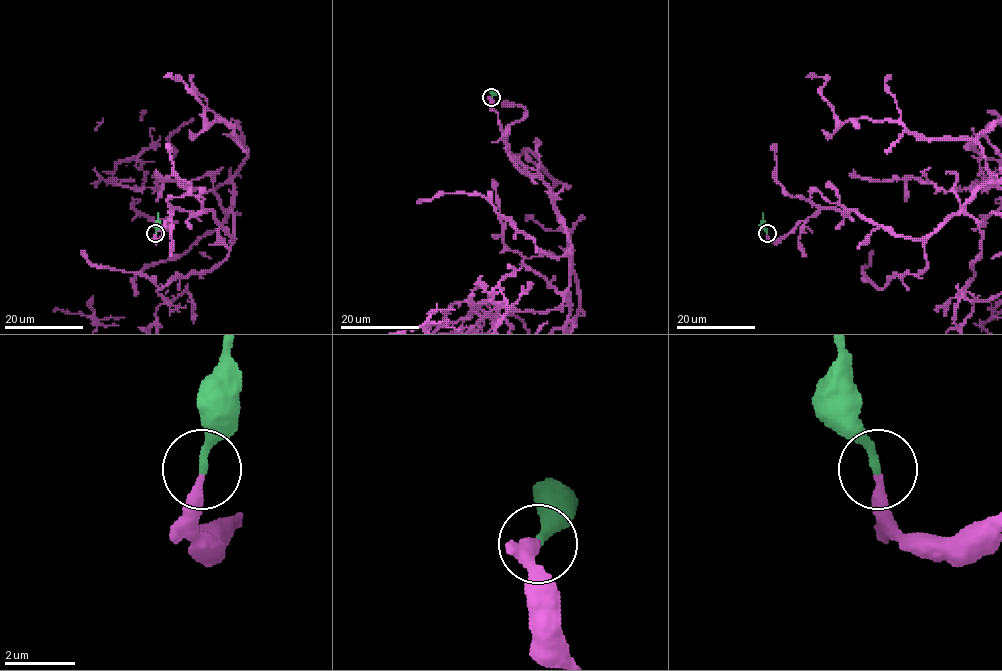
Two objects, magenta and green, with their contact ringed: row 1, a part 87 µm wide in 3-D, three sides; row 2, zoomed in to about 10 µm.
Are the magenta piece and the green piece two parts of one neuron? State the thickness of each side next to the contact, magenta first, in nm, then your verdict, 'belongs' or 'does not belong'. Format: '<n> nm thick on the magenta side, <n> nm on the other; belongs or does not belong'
280 nm thick on the magenta side, 240 nm on the other; belongs

